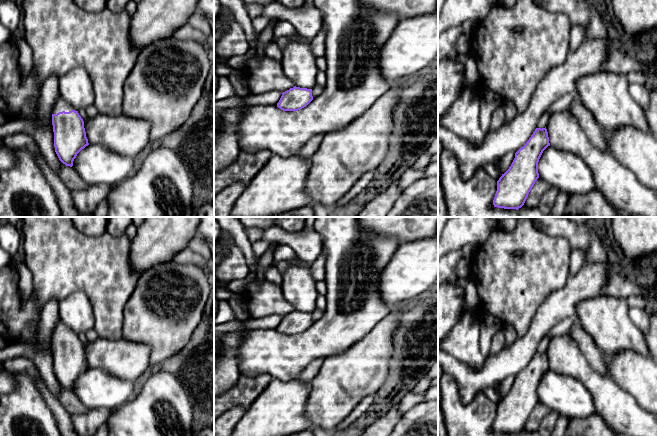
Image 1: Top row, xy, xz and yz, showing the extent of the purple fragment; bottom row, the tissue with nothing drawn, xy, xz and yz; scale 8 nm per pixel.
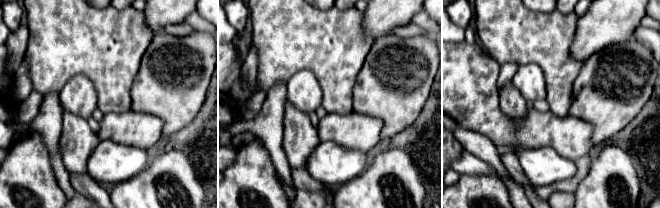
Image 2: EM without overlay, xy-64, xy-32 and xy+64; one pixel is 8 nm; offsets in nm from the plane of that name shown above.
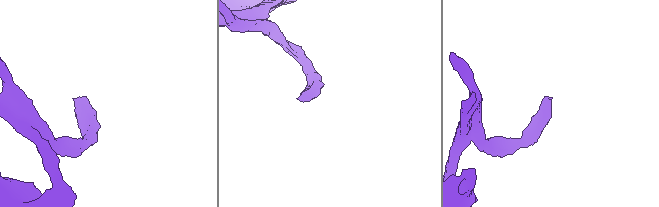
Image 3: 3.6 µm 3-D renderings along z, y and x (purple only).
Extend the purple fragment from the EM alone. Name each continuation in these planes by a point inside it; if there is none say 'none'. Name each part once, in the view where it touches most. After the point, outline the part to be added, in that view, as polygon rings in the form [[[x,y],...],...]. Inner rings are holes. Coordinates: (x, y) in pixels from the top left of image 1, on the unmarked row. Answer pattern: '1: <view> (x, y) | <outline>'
1: xy (60, 329) | [[[59,319],[53,330],[52,338],[57,338],[62,335],[69,336],[71,334],[73,332]]]

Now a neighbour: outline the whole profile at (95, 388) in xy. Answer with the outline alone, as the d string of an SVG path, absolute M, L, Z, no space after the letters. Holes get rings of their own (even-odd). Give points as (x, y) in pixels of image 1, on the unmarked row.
M92 368L77 378L72 391L89 410L116 410L134 398L140 384L141 380L125 380Z

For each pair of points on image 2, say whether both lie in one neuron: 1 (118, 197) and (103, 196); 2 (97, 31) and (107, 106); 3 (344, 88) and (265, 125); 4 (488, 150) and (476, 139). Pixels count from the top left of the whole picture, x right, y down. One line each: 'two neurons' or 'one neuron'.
1: two neurons
2: one neuron
3: two neurons
4: one neuron

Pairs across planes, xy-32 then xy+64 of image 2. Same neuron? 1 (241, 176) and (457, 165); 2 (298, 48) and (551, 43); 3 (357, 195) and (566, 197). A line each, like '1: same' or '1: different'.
1: different
2: same
3: different

